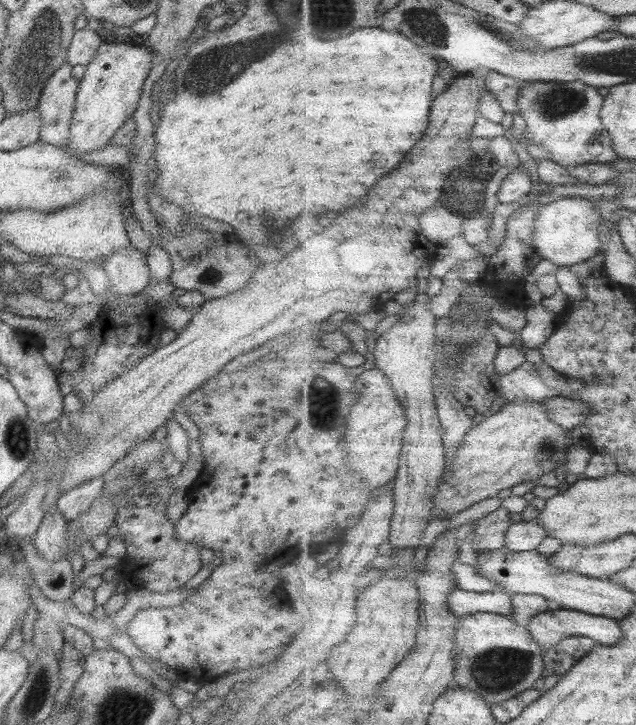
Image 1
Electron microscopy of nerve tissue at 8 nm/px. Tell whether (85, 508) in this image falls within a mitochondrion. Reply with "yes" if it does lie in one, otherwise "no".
no

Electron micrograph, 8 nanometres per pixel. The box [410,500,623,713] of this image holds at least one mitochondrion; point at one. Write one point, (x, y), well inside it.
(495, 670)

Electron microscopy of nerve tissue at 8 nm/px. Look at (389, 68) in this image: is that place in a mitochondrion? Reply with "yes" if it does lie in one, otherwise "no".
no

